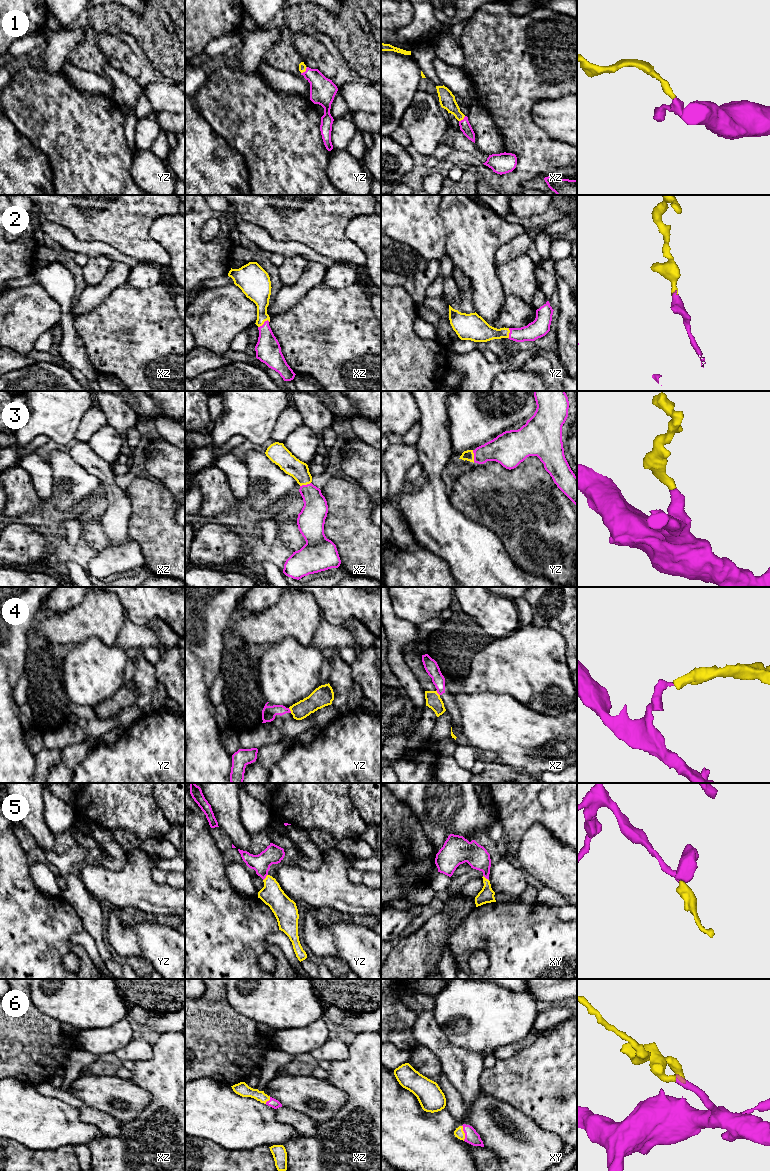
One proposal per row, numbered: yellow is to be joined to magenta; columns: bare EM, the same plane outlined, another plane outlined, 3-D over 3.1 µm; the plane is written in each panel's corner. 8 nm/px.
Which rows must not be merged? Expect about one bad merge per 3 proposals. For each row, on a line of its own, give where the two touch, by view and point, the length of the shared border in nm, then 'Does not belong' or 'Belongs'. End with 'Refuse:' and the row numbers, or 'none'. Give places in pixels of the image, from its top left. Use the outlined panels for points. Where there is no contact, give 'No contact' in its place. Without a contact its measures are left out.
1: Touches magenta at yz (305, 71). Shared border 80 nm. Belongs
2: Touches magenta at xz (264, 323). Shared border 110 nm. Belongs
3: Touches magenta at yz (474, 456). Shared border 100 nm. Belongs
4: Touches magenta at yz (289, 710). Shared border 50 nm. Does not belong
5: Touches magenta at yz (265, 877). Shared border 70 nm. Belongs
6: Touches magenta at xy (464, 1132). Shared border 130 nm. Belongs
Refuse: 4

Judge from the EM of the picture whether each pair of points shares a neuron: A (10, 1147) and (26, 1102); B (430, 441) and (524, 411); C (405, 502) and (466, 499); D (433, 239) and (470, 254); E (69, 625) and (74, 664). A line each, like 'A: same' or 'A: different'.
A: different
B: different
C: different
D: different
E: different

